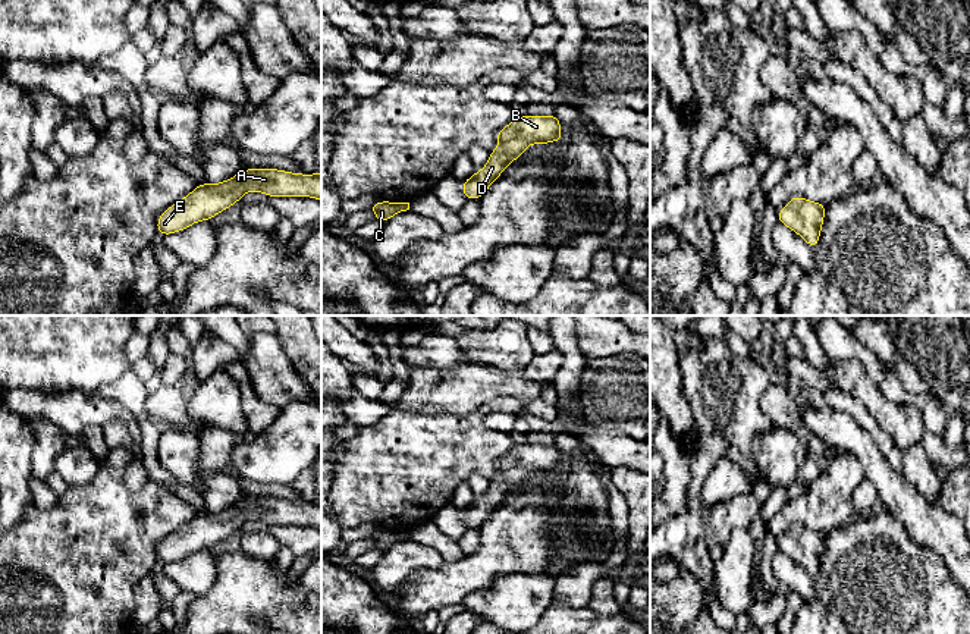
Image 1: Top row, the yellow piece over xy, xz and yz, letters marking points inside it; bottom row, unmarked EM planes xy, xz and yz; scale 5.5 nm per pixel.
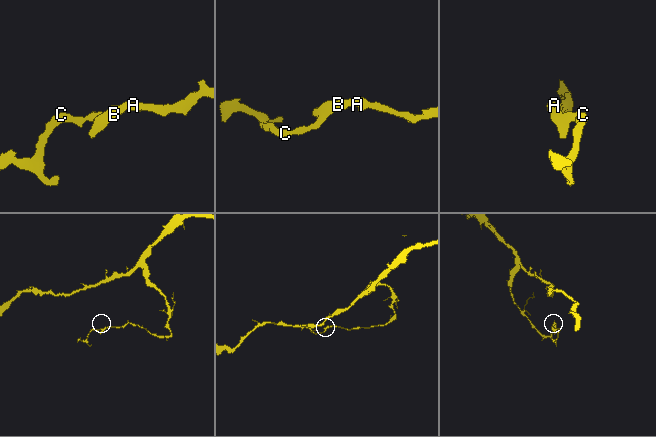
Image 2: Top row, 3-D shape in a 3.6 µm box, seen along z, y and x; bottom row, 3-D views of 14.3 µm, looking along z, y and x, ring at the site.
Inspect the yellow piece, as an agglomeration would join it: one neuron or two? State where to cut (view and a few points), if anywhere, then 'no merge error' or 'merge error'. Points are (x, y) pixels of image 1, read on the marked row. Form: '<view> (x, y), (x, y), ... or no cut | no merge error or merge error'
no cut | no merge error

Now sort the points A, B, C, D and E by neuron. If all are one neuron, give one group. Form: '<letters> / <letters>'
A B C D E

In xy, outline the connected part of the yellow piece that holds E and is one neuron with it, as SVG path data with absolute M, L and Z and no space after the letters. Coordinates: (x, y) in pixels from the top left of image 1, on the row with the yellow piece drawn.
M245 169L225 182L197 185L191 194L170 205L157 219L157 232L166 236L200 220L211 220L249 191L263 192L269 198L311 197L321 201L321 173L302 175L279 169Z

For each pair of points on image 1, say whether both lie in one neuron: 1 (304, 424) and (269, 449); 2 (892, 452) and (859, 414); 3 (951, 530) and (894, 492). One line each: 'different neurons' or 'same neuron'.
1: same neuron
2: same neuron
3: same neuron

